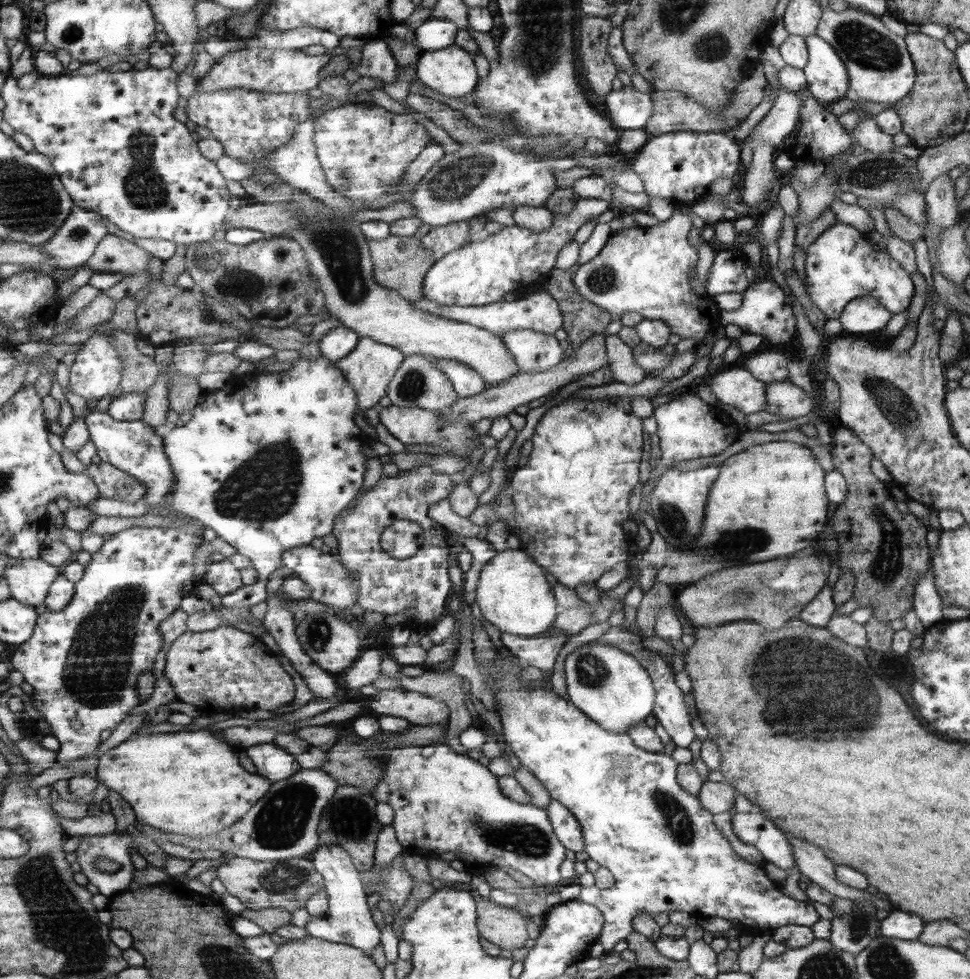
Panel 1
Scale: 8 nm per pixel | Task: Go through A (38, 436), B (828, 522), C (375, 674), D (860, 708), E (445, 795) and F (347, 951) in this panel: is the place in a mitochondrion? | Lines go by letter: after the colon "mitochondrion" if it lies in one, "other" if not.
A: other
B: other
C: other
D: mitochondrion
E: other
F: other

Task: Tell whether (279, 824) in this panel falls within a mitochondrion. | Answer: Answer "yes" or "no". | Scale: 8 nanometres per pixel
yes

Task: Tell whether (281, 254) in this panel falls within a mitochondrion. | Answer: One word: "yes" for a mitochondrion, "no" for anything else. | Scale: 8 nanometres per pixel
no

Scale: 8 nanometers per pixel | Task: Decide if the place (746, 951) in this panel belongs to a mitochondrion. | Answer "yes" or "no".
no

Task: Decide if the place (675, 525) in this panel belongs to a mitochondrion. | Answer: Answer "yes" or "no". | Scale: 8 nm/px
yes

